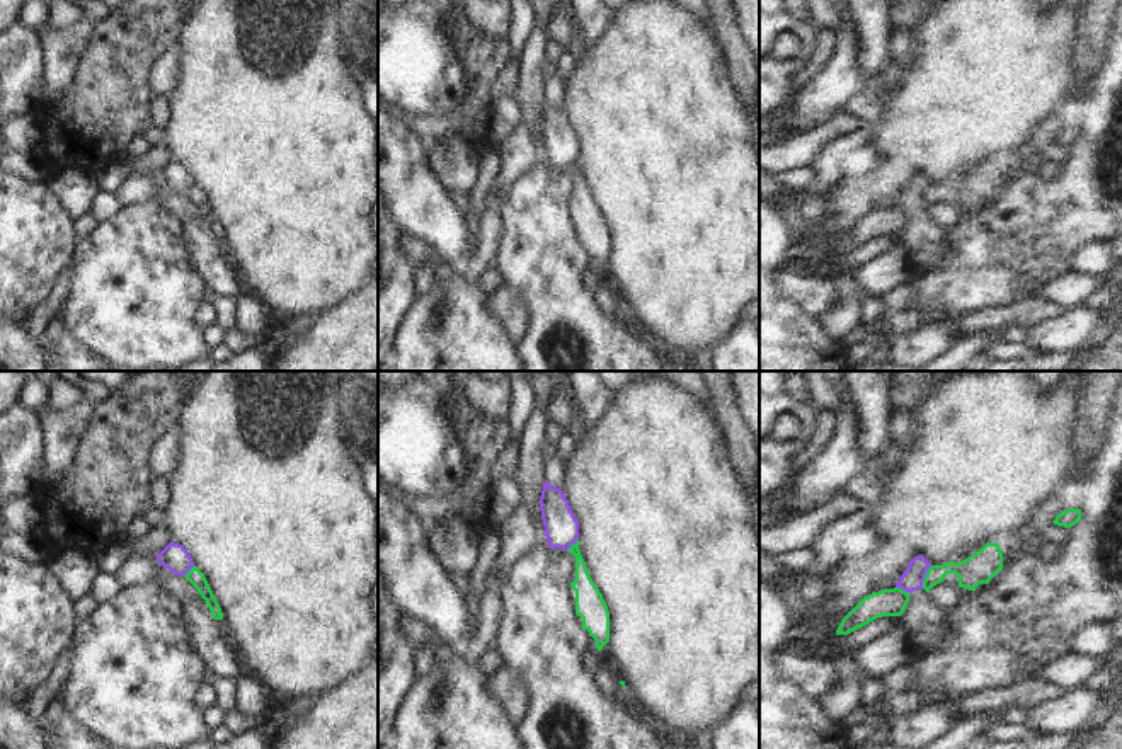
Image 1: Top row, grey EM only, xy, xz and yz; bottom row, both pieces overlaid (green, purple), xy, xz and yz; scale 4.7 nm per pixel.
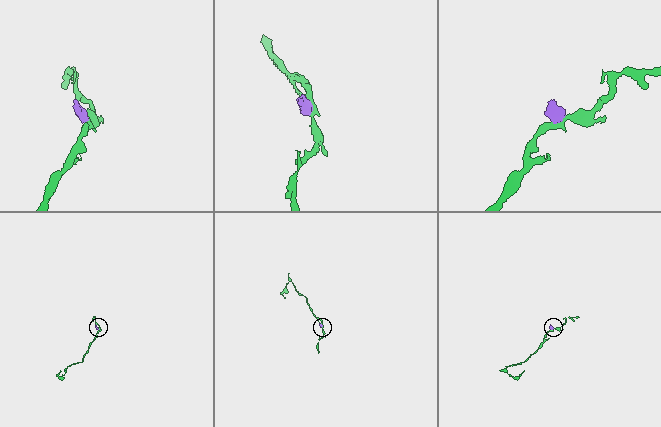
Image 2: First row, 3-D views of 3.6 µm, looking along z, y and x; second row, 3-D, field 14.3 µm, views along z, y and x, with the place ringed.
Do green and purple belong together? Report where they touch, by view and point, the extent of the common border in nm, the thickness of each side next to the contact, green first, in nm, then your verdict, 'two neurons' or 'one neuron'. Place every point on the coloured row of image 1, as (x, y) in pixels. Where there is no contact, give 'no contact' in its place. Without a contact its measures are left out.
yz (925, 577) | 120 nm | 140/100 nm | two neurons

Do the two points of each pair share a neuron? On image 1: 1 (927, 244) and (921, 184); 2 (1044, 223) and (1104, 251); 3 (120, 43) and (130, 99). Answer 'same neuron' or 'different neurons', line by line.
1: same neuron
2: different neurons
3: same neuron

